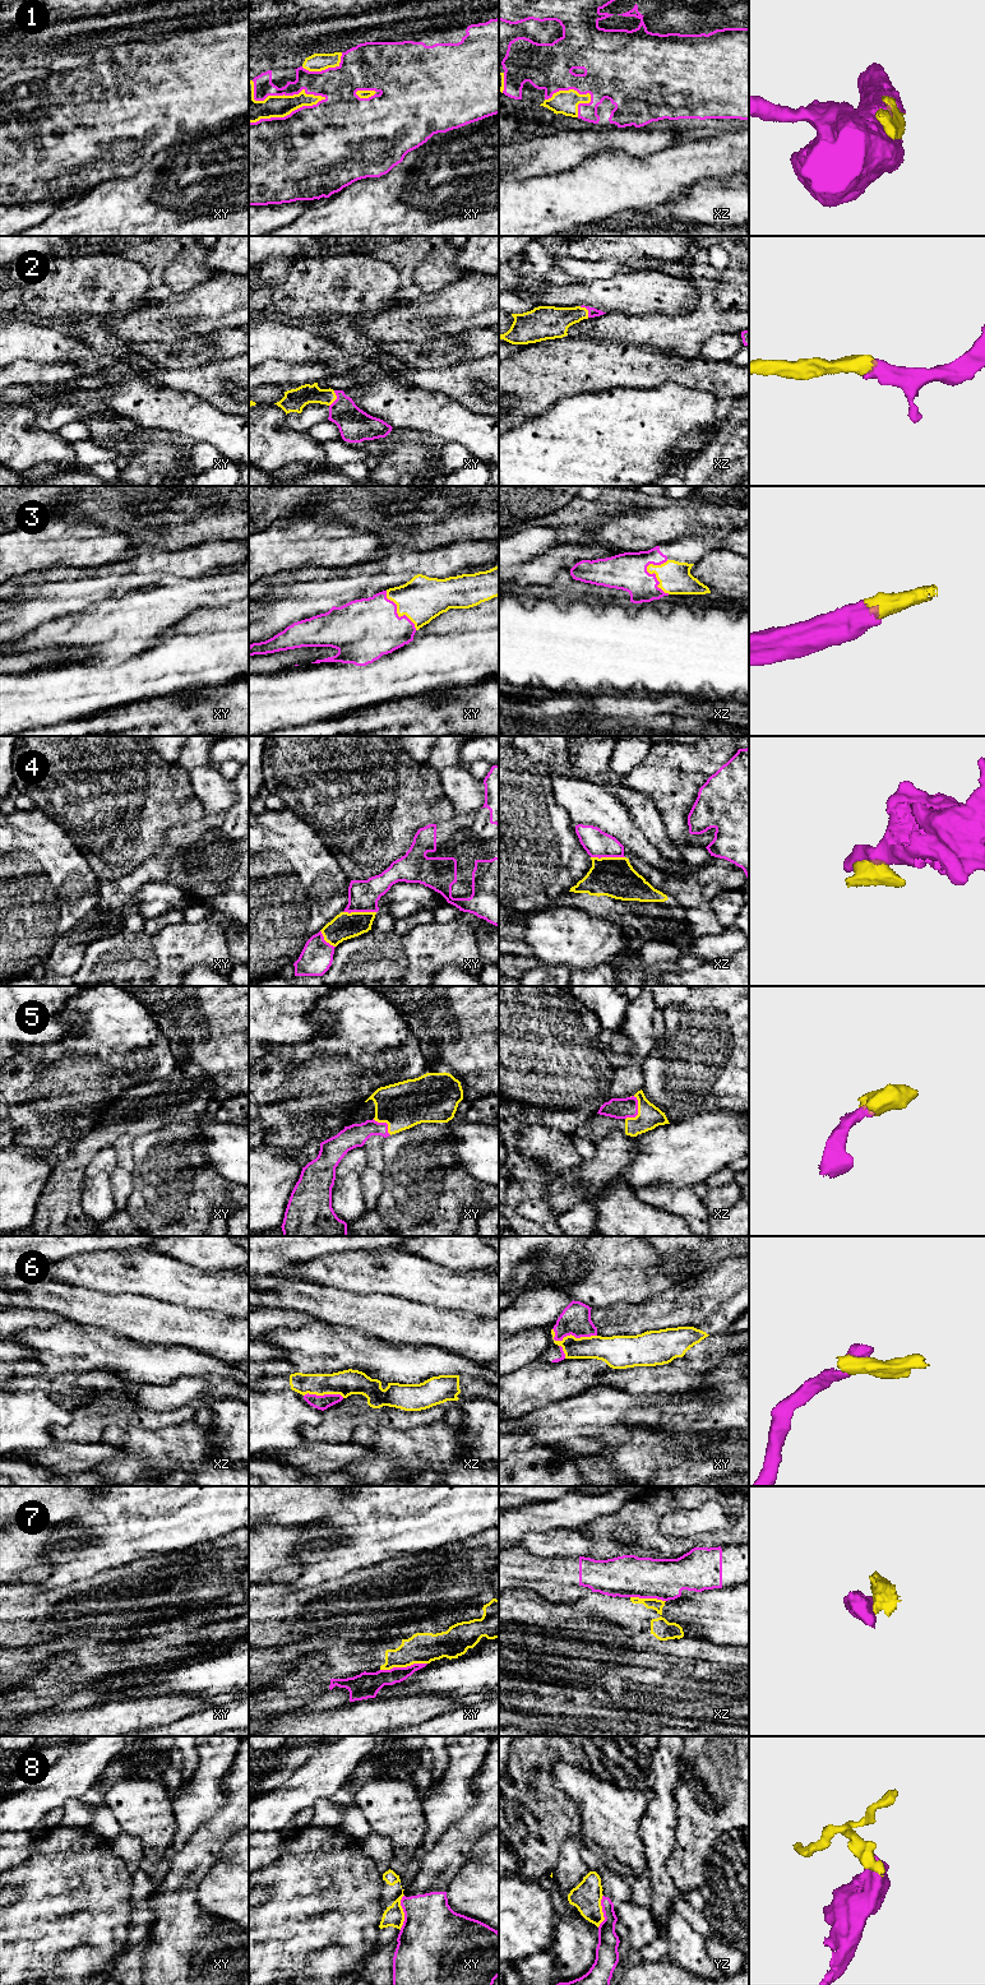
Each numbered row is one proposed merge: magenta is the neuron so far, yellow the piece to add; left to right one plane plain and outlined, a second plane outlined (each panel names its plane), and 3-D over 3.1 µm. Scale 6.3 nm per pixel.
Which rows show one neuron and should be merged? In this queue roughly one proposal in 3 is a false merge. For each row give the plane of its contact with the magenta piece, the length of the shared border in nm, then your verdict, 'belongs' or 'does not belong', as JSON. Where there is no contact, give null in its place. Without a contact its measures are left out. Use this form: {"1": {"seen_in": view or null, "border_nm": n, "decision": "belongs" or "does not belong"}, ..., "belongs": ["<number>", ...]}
{"1": {"seen_in": "xy", "border_nm": 500, "decision": "belongs"}, "2": {"seen_in": "xy", "border_nm": 110, "decision": "belongs"}, "3": {"seen_in": "xz", "border_nm": 240, "decision": "belongs"}, "4": {"seen_in": "xz", "border_nm": 220, "decision": "does not belong"}, "5": {"seen_in": "xz", "border_nm": 170, "decision": "belongs"}, "6": {"seen_in": "xy", "border_nm": 280, "decision": "does not belong"}, "7": {"seen_in": "xy", "border_nm": 300, "decision": "does not belong"}, "8": {"seen_in": "xy", "border_nm": 220, "decision": "does not belong"}, "belongs": ["1", "2", "3", "5"]}

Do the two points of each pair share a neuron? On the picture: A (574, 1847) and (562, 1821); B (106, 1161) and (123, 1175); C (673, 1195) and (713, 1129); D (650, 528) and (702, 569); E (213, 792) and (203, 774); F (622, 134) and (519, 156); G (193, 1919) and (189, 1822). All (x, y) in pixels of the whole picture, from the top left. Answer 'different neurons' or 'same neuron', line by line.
A: different neurons
B: different neurons
C: different neurons
D: different neurons
E: same neuron
F: same neuron
G: different neurons

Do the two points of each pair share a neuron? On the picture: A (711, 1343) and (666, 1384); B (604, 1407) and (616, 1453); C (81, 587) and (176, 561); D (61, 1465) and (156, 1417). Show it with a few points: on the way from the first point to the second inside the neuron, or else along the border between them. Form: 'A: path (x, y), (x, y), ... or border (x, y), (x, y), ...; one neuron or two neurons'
A: path (703, 1356), (679, 1379); one neuron
B: border (607, 1428), (579, 1430); two neurons
C: path (105, 578), (138, 575), (152, 564); one neuron
D: border (101, 1440), (70, 1442); two neurons

